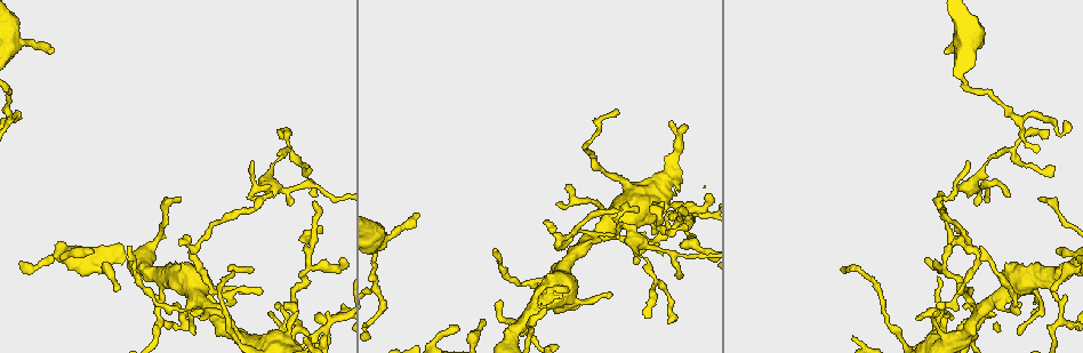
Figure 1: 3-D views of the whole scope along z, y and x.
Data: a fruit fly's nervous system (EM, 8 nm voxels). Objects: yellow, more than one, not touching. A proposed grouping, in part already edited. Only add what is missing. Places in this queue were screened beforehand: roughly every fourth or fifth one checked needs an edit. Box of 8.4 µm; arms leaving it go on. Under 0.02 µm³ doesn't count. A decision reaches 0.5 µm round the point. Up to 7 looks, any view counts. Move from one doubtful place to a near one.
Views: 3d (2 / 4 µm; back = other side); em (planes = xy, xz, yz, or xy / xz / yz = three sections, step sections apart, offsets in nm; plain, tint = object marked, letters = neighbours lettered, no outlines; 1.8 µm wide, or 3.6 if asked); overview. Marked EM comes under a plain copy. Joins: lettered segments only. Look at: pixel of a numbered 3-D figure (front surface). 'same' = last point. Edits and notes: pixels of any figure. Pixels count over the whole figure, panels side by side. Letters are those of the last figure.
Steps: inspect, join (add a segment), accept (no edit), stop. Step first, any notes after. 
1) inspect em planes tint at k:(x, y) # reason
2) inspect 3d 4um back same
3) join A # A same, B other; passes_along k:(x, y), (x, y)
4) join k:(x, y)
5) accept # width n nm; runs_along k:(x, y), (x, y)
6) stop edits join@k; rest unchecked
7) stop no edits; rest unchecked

inspect em yz step 4 tint at 1:(180, 244) # thin end

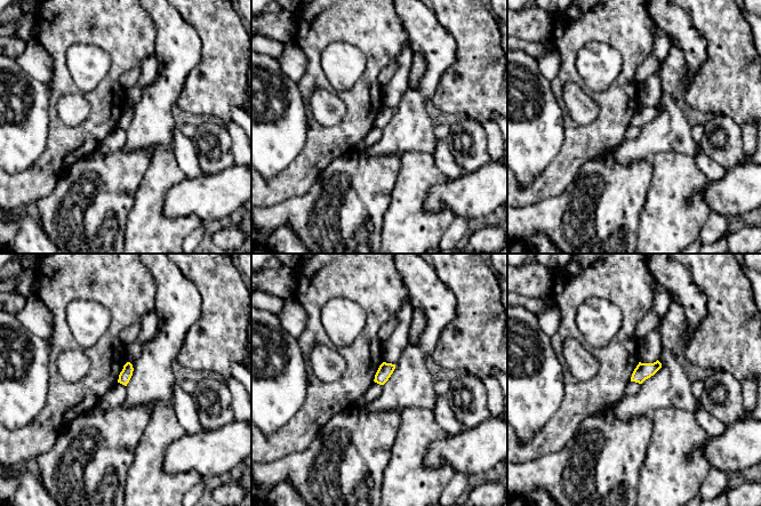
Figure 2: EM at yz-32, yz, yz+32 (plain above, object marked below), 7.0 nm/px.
inspect em planes letters same # another direction

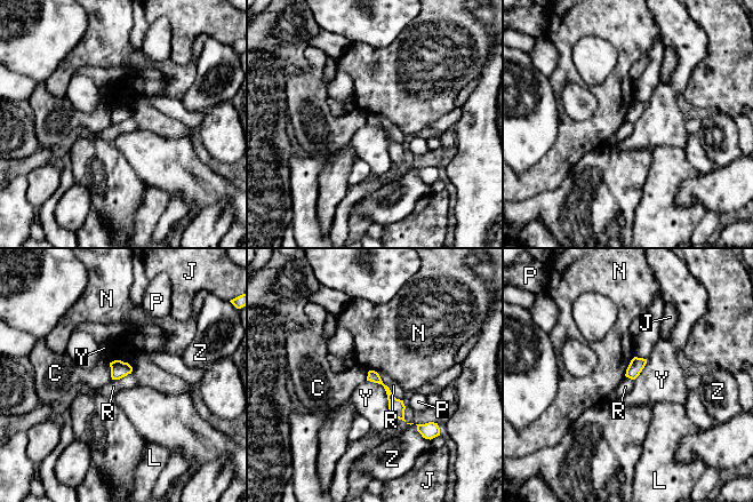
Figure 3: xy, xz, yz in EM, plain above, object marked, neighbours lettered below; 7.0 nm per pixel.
accept # longest_contact Y 320 nm; C other, J other, L other, N other, P other, R other, Y other, Z other; runs_along 3:(371, 373), (386, 388), (401, 416); none of them fits

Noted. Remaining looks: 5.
inspect 3d 2um at 1:(585, 247) # two arms in line, one across

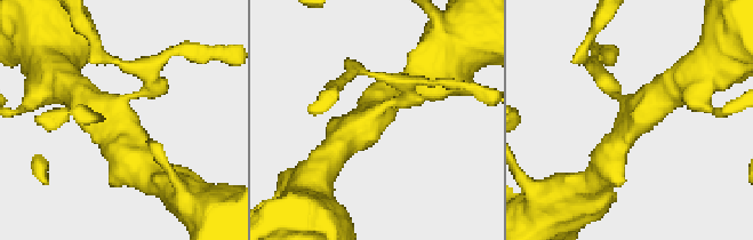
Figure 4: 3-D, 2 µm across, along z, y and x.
inspect em planes letters at 4:(381, 117)

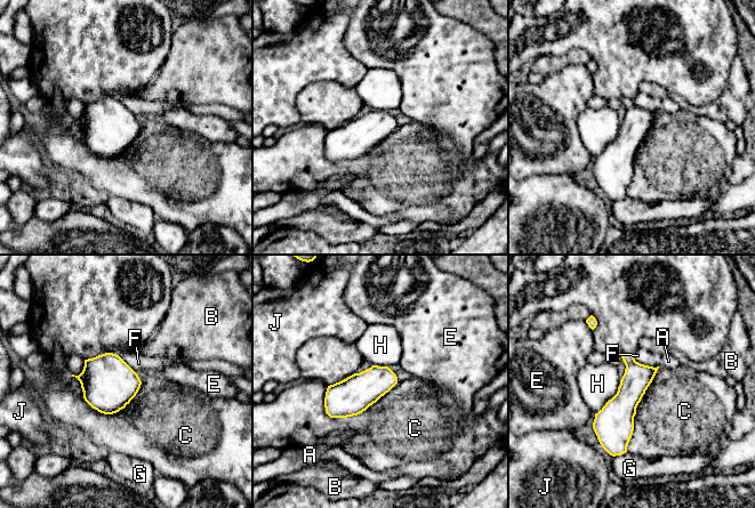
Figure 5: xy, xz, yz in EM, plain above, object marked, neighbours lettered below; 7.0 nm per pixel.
accept # A other, B other, C other, E other, F other, G other, H other, J other; no lettered segment goes on from it

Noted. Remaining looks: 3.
inspect 3d 2um at 1:(1050, 273) # two arms in line, one across

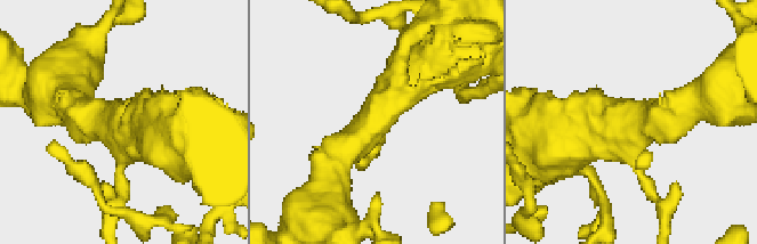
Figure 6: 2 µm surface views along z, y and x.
inspect em xy step 16 tint at 6:(377, 112) # arms 3; need the tissue

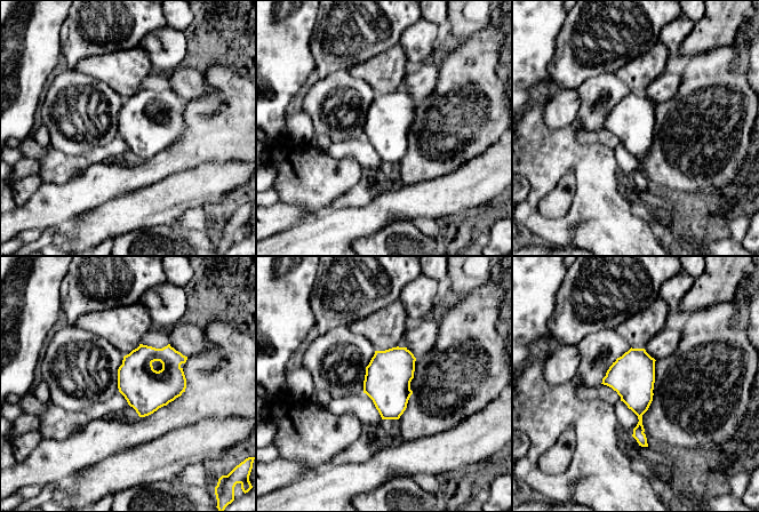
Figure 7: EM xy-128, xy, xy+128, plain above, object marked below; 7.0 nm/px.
inspect em yz step 8 letters same

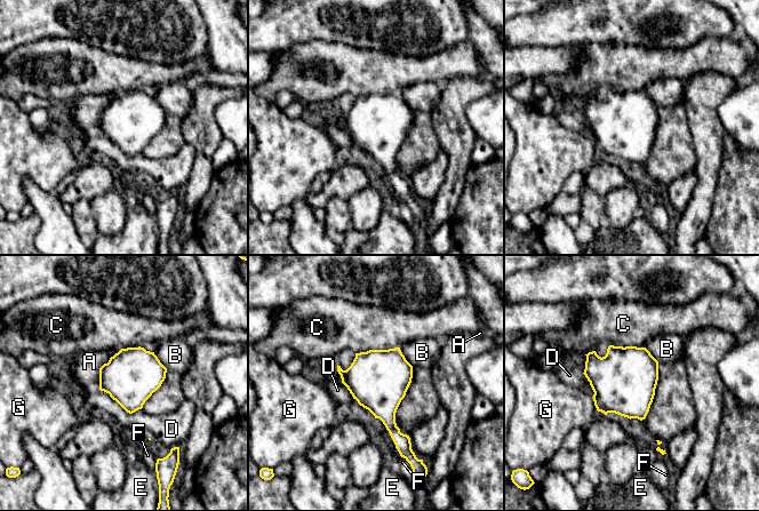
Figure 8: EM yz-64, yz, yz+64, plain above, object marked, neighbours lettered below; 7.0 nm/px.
accept # longest_contact A 340 nm; A other, B other, C other, D other, E other, F other, G other; border 8:(121, 349), (100, 368), (98, 389); none of them fits

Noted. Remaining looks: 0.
stop no edits; rest unchecked

